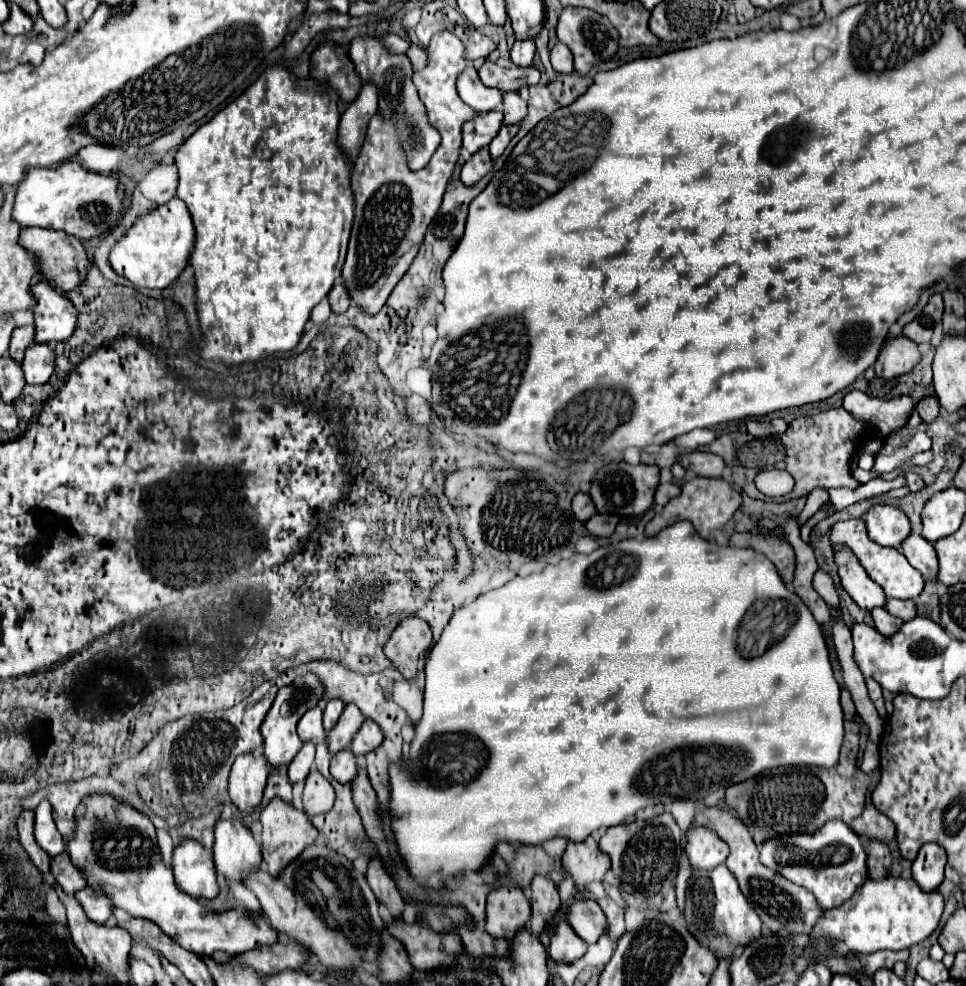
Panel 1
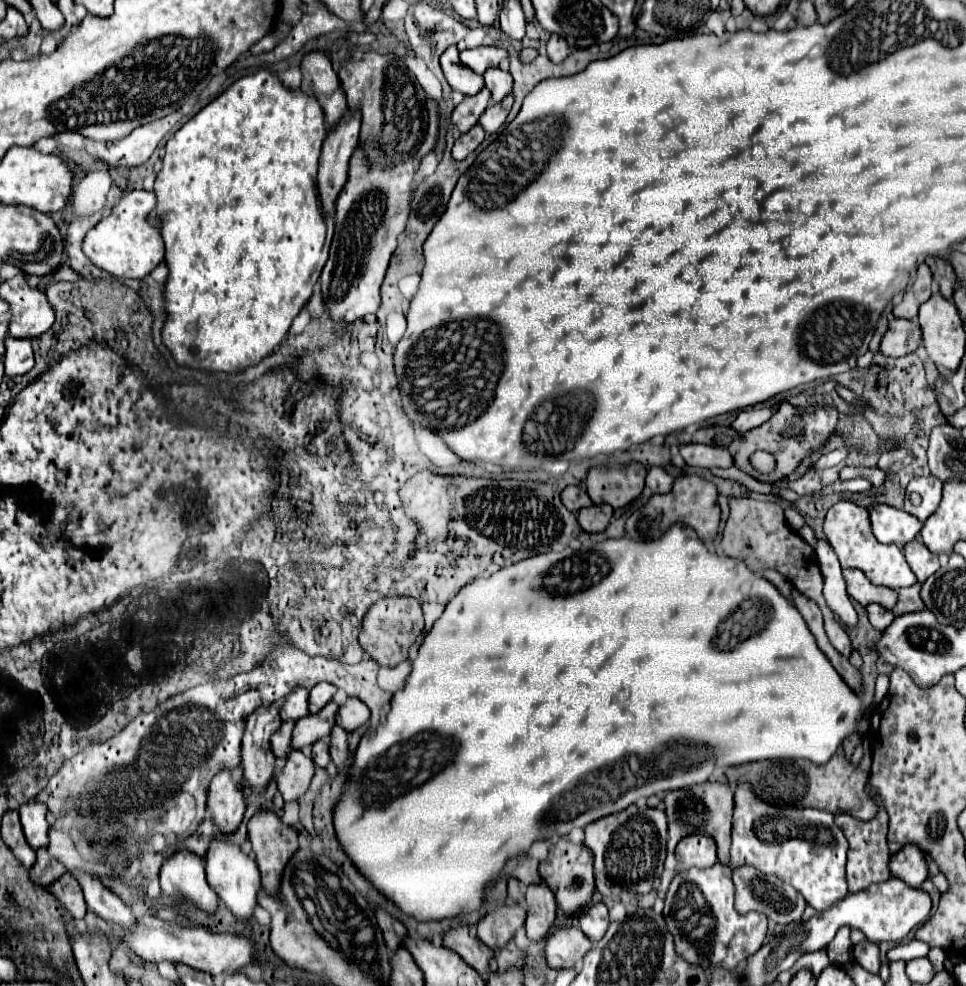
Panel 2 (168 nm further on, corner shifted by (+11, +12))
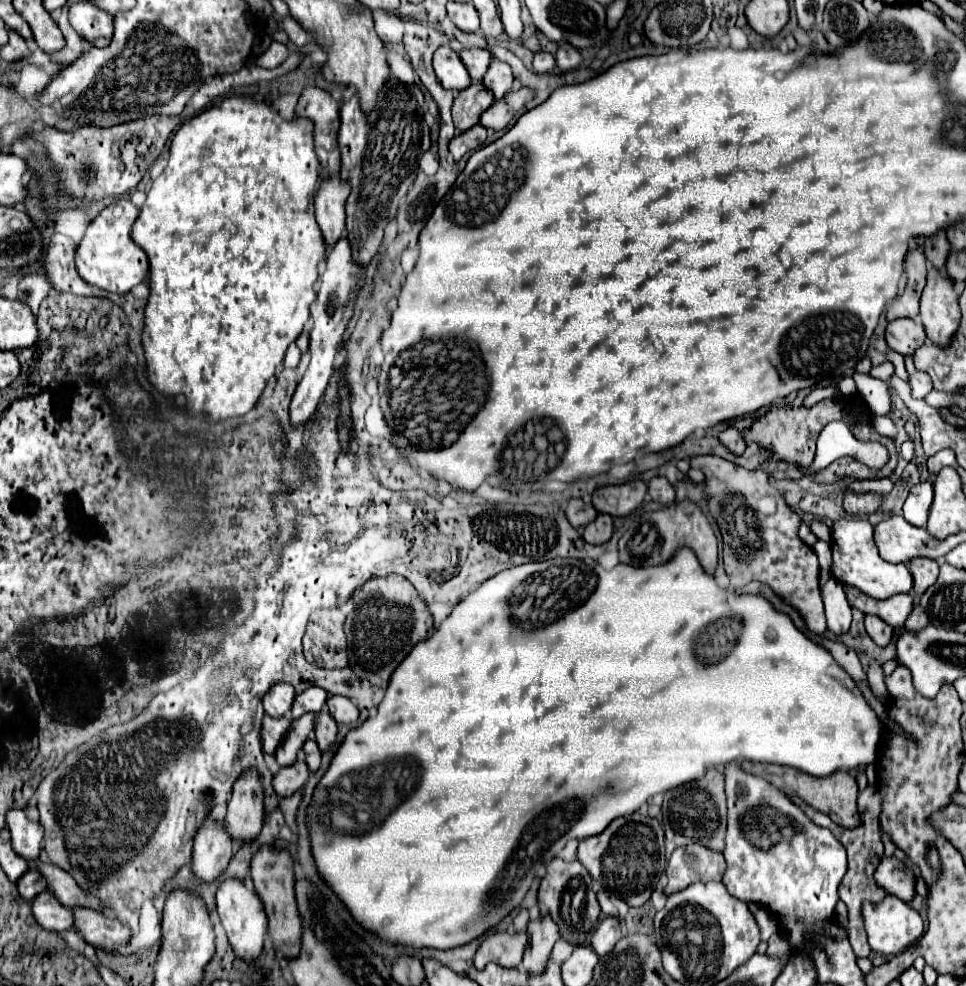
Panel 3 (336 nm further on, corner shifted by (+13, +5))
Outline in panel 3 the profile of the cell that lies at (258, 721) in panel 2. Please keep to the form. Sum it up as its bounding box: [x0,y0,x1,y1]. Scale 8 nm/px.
[225,769,265,839]

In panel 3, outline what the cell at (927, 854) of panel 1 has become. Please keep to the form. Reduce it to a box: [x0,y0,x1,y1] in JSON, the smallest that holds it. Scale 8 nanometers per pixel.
[875,857,915,901]

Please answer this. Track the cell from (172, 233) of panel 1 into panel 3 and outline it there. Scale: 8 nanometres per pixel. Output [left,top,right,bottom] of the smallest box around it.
[75,199,149,293]

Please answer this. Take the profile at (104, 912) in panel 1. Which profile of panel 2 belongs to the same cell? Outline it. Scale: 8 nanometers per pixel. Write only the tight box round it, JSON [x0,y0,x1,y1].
[47,872,85,920]

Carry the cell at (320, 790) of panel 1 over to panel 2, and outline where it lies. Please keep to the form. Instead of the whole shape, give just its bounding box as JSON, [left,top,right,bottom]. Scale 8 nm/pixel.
[275,750,313,800]

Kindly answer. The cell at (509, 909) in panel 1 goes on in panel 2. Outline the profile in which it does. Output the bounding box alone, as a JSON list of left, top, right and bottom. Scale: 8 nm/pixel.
[477,904,527,950]

